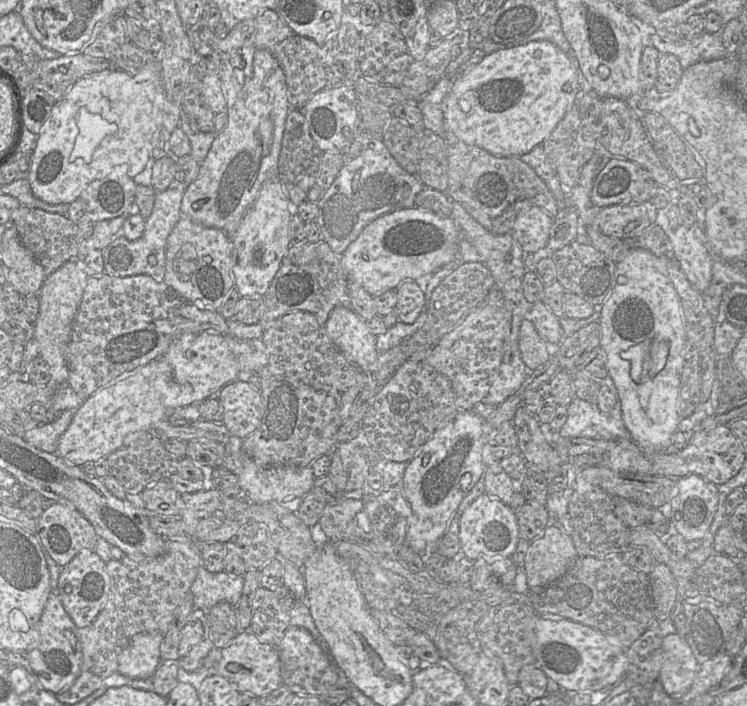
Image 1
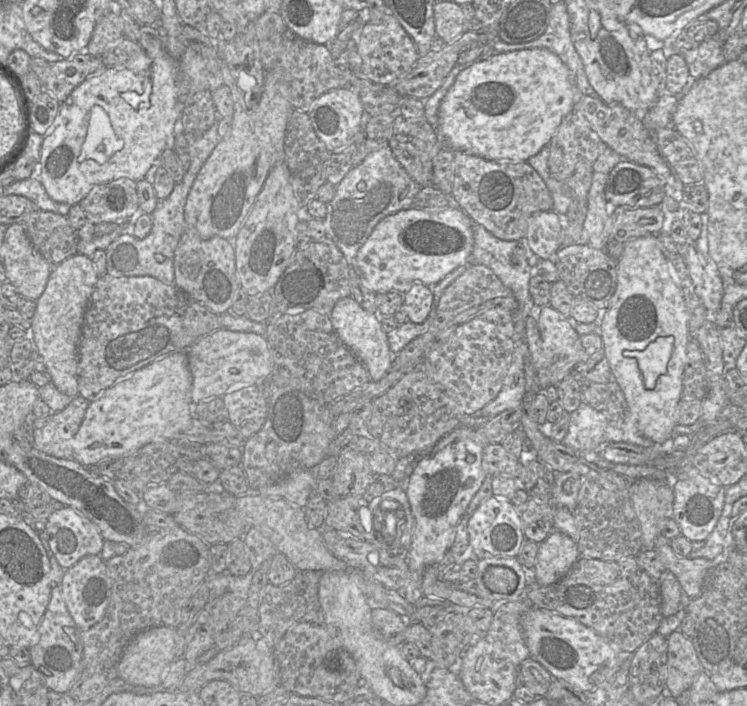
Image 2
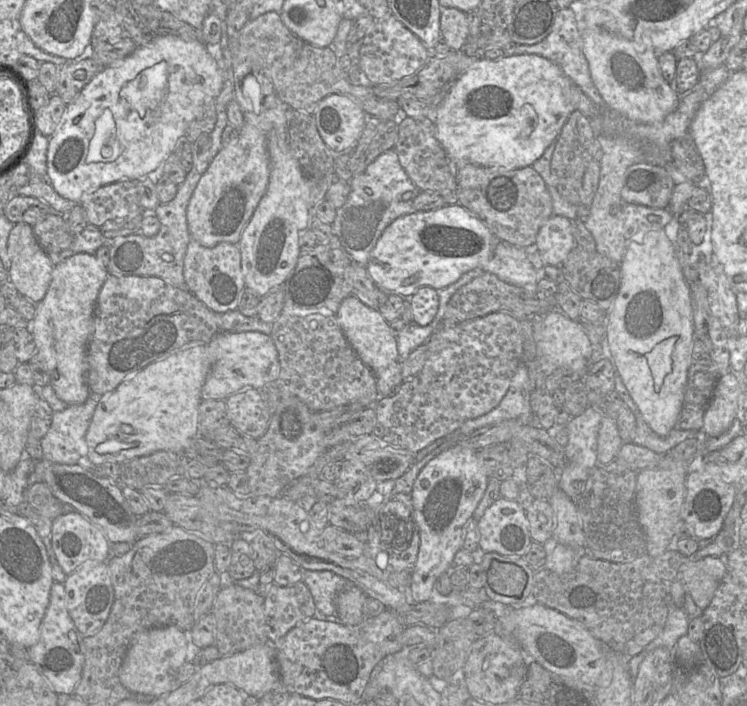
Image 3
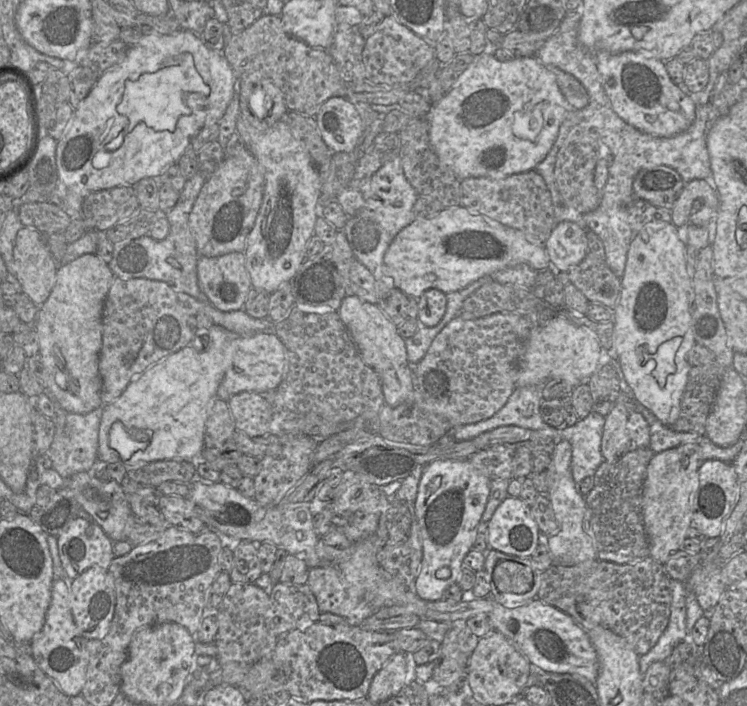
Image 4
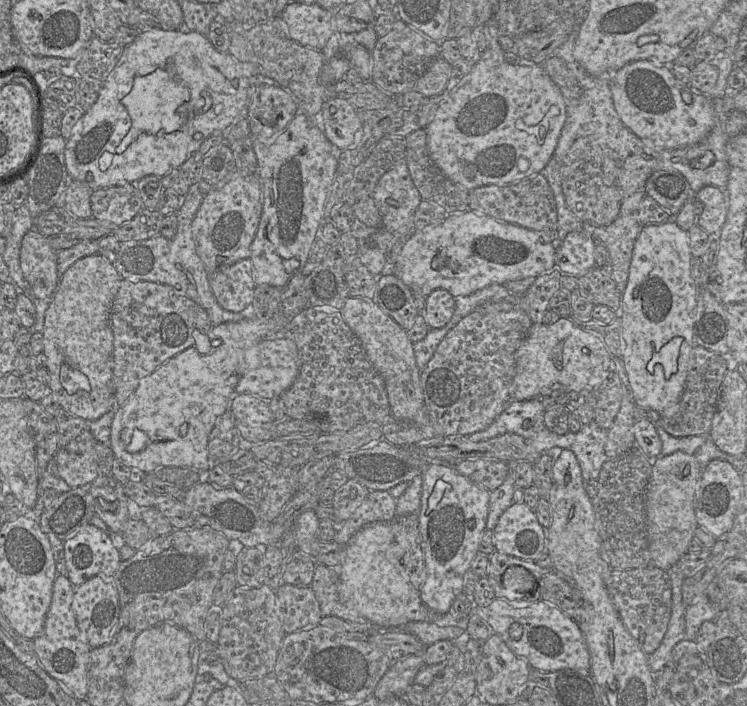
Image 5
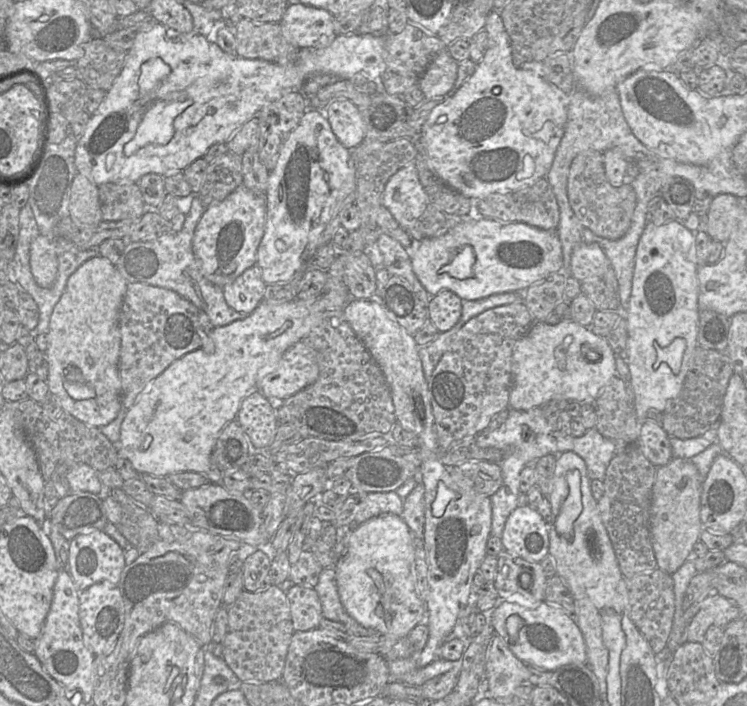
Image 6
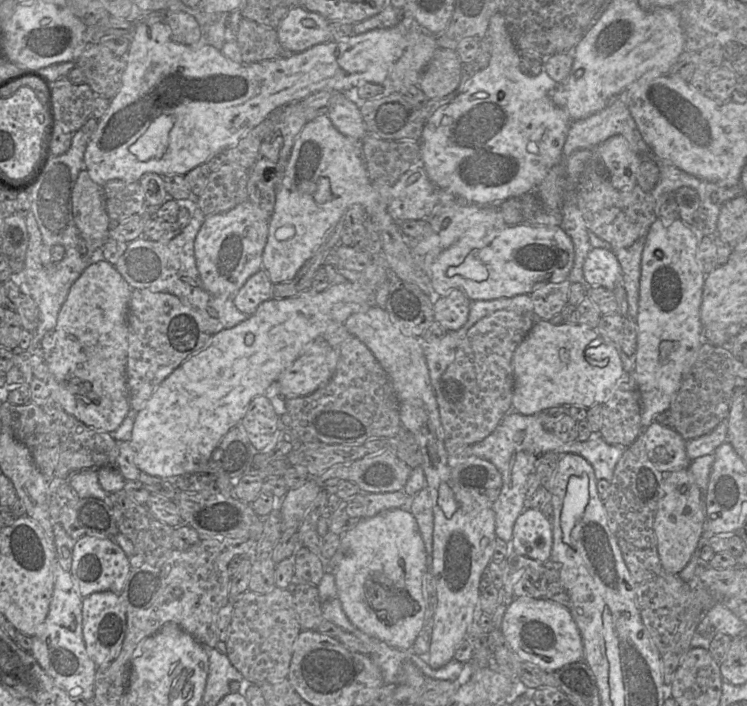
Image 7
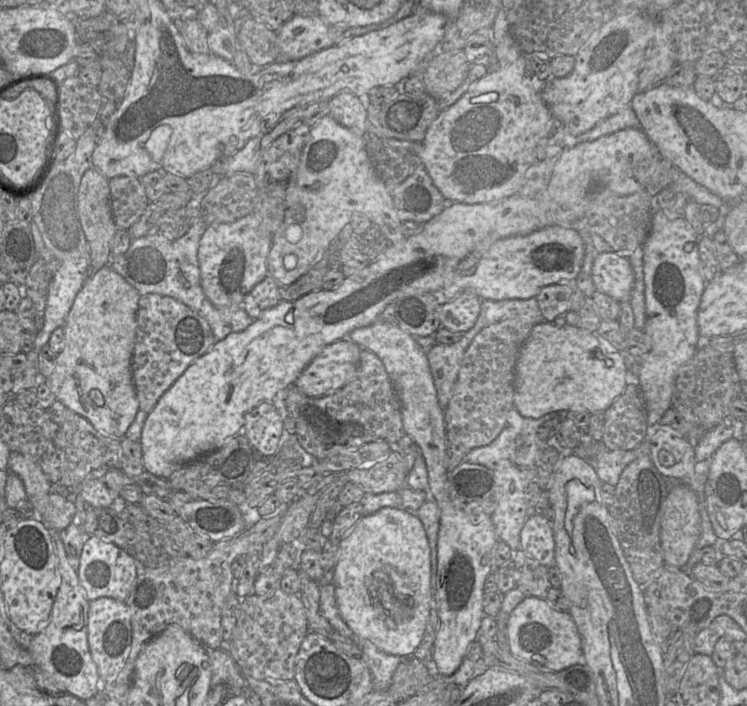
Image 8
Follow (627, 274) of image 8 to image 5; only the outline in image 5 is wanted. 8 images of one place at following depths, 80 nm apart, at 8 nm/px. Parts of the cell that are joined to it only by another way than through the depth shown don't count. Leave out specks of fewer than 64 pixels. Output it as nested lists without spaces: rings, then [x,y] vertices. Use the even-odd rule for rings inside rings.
[[[583,231],[567,234],[556,251],[556,268],[563,274],[578,277],[595,266],[594,238]]]

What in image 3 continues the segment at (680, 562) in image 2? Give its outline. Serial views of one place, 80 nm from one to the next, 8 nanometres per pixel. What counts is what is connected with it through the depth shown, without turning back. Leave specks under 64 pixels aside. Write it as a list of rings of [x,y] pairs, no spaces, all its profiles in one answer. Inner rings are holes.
[[[725,557],[688,559],[679,568],[678,579],[696,605],[704,610],[711,602],[721,580],[728,572]]]

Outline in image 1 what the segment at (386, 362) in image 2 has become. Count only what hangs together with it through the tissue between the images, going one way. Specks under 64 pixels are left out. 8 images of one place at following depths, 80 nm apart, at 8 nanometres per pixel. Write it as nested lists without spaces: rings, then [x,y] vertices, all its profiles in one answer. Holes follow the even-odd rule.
[[[337,306],[331,311],[325,328],[350,362],[365,373],[371,372],[379,352],[376,348],[377,335],[370,330],[367,321],[351,308]]]

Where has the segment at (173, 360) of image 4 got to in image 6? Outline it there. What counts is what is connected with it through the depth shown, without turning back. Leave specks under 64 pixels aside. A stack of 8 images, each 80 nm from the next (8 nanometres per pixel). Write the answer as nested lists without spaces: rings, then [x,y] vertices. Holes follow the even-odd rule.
[[[322,296],[311,300],[293,299],[285,302],[261,301],[256,309],[242,320],[214,327],[210,338],[215,350],[208,354],[199,348],[175,360],[152,380],[128,409],[121,424],[118,457],[127,458],[139,474],[167,477],[179,472],[201,474],[210,483],[221,486],[221,471],[210,460],[211,451],[222,429],[236,420],[242,400],[257,390],[260,379],[277,364],[284,352],[304,339],[315,324],[315,317],[323,311],[343,309],[350,299],[346,296]]]

